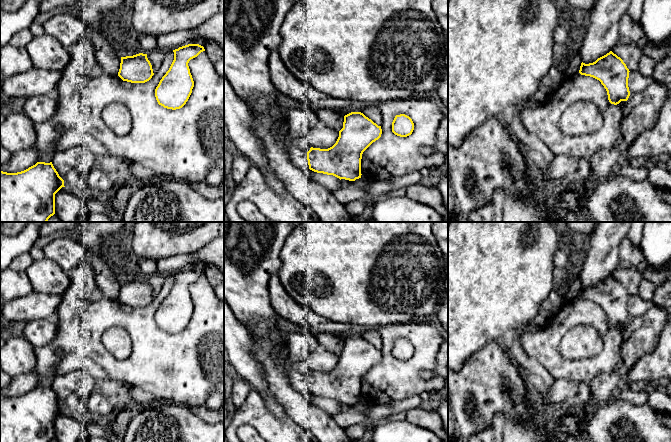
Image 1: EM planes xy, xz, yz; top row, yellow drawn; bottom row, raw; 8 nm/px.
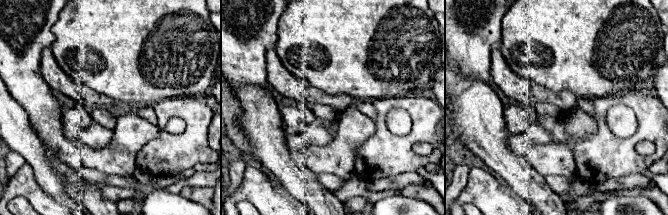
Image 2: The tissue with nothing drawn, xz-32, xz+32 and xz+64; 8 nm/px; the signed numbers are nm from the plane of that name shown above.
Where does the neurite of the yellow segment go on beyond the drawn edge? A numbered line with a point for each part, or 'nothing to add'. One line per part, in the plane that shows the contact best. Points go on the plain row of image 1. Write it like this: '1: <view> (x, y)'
1: xz (251, 249)

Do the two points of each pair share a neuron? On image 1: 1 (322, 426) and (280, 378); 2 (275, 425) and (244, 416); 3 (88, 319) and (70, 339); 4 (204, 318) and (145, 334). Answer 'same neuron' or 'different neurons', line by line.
1: same neuron
2: same neuron
3: different neurons
4: same neuron

